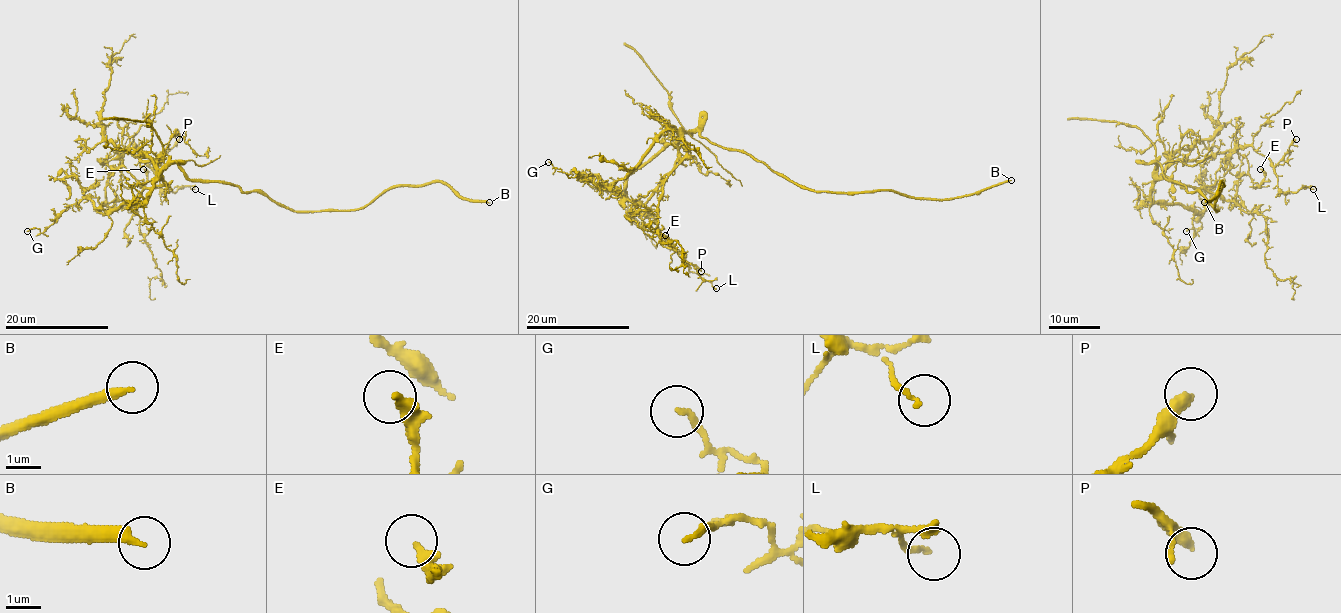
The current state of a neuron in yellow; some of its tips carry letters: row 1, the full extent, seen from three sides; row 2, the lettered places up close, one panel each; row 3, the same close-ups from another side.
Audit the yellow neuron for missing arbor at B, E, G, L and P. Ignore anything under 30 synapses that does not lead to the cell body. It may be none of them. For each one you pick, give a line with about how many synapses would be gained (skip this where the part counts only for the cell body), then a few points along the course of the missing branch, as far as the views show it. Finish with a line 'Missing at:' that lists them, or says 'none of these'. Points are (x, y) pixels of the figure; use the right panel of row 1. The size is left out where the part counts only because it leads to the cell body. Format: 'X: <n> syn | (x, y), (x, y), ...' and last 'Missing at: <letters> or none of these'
Missing at: none of these

